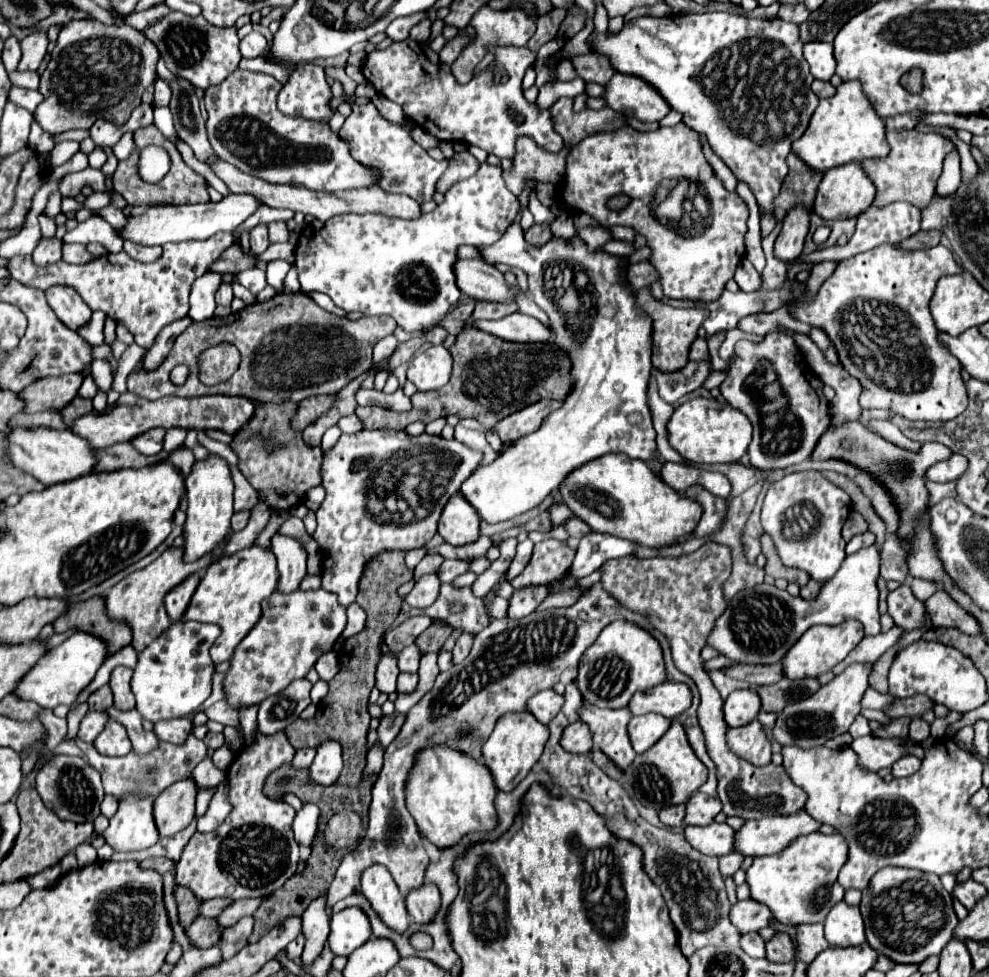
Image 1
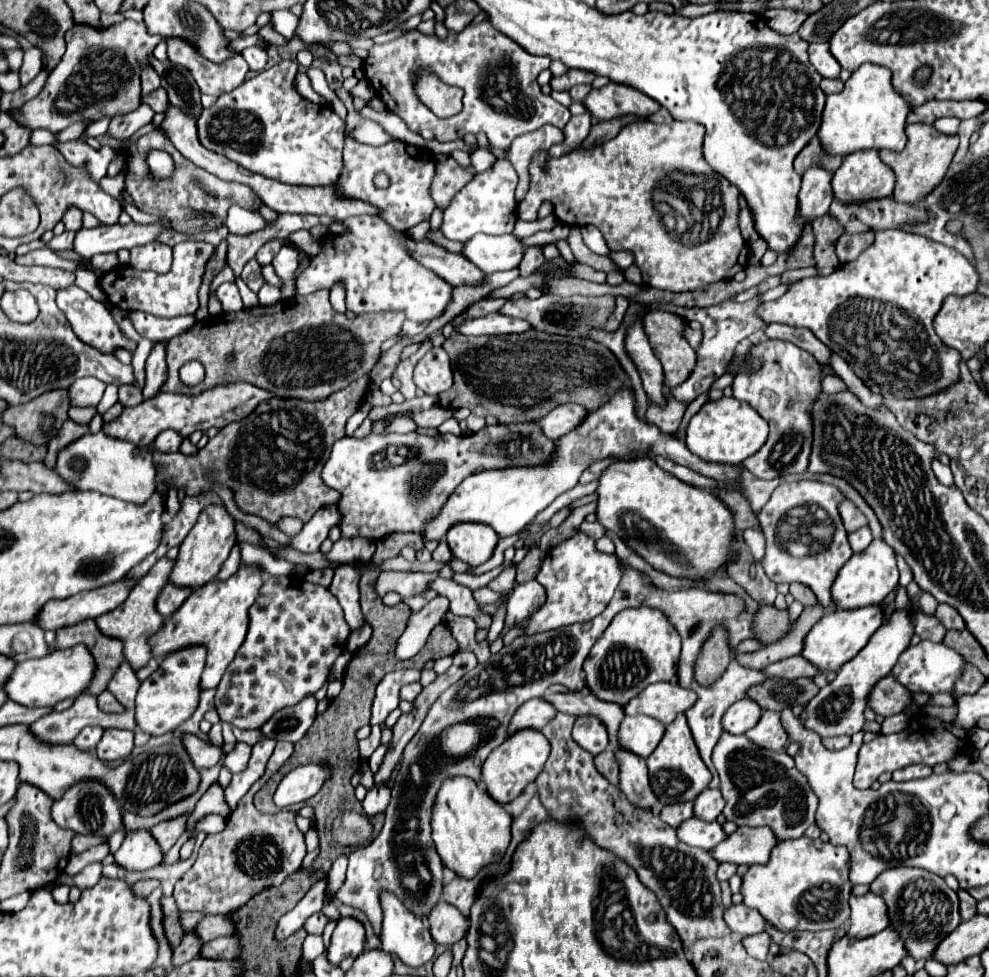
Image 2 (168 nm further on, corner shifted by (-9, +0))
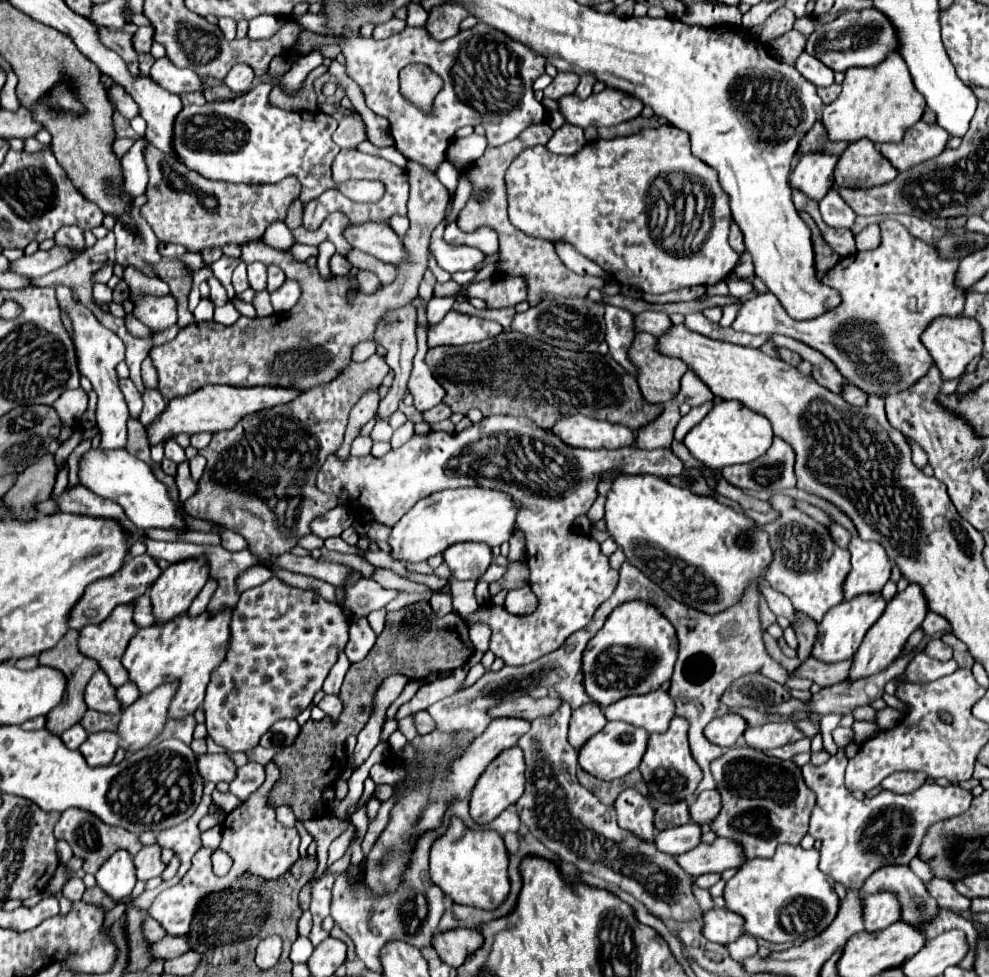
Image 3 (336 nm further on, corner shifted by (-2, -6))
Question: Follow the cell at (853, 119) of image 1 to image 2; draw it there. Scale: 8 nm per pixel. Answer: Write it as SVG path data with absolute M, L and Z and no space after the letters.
M873 63L861 65L845 83L841 93L829 95L823 111L819 137L829 155L849 155L861 149L891 149L901 151L907 143L905 121L911 105L895 93L891 85L891 71Z

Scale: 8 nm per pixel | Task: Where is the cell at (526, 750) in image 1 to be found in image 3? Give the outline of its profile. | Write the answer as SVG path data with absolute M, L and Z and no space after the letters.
M510 747L508 751L502 751L488 769L484 769L484 775L478 779L476 787L470 795L470 815L478 823L488 823L494 817L498 817L508 805L516 803L520 795L524 793L524 753L518 747Z

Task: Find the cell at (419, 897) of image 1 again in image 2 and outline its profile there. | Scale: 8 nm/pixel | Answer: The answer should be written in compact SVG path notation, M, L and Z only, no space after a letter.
M439 903L431 911L429 929L437 945L453 945L467 935L469 919L463 917L455 907L447 903Z

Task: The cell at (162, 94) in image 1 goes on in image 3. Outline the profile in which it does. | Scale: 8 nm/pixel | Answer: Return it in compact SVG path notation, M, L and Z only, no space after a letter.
M114 83L114 87L112 87L112 91L110 91L110 99L118 105L118 111L120 111L126 119L134 119L134 117L140 115L140 109L136 107L136 101L134 101L120 85L116 85L116 83Z

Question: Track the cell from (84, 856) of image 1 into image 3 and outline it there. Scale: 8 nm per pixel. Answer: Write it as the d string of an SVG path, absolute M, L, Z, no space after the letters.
M78 877L70 879L70 881L64 885L64 889L62 889L64 897L68 897L72 903L74 903L74 901L80 901L82 895L84 895L84 891L86 891L86 885L84 885L84 881L78 879Z

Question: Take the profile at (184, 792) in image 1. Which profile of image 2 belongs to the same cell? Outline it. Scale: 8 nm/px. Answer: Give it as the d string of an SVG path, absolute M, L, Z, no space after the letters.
M179 817L179 819L163 821L151 829L151 835L161 847L163 855L167 855L167 851L175 845L175 841L185 833L185 823L187 823L187 817Z

